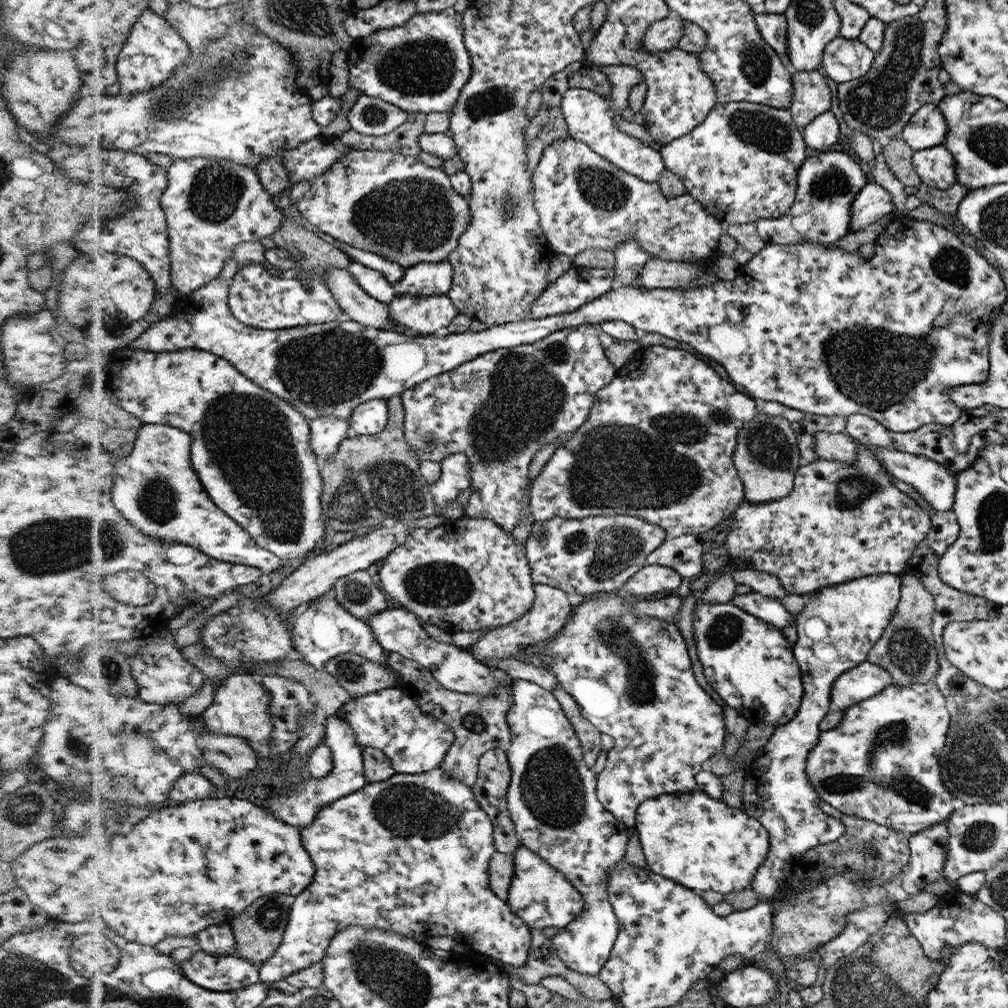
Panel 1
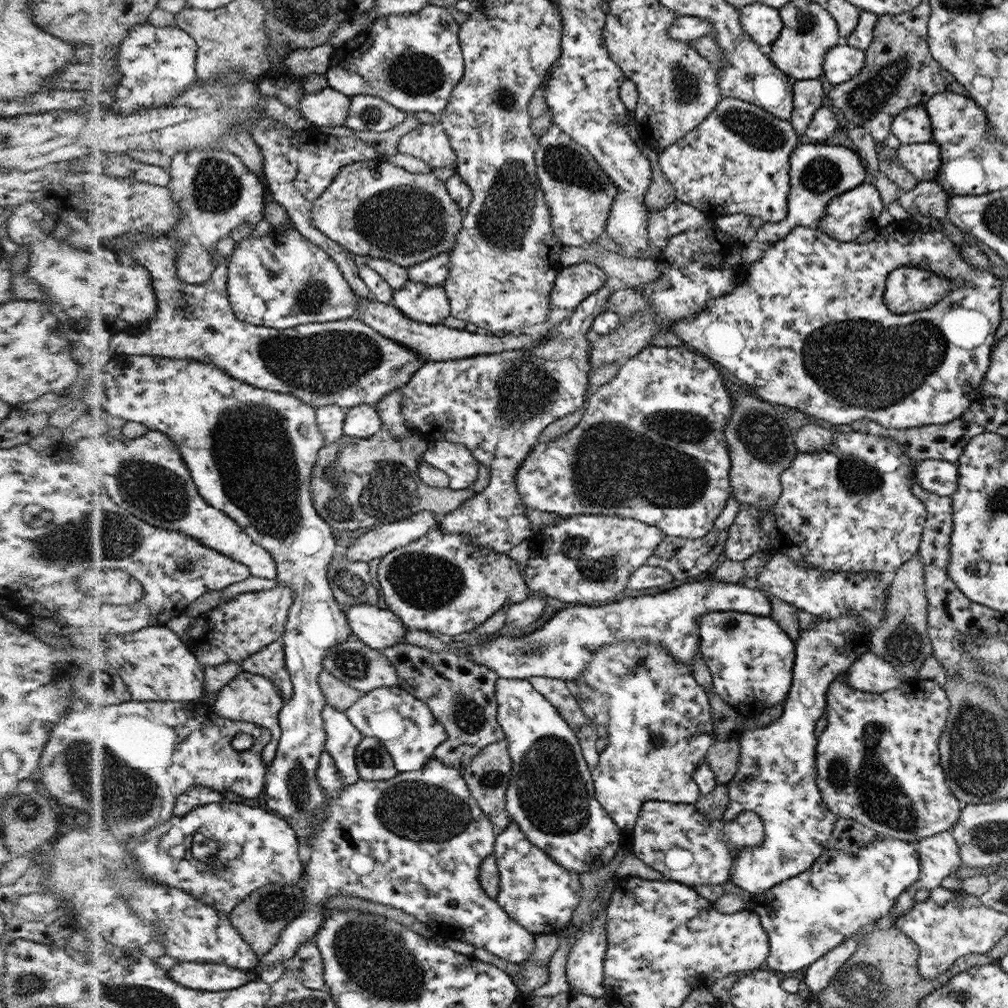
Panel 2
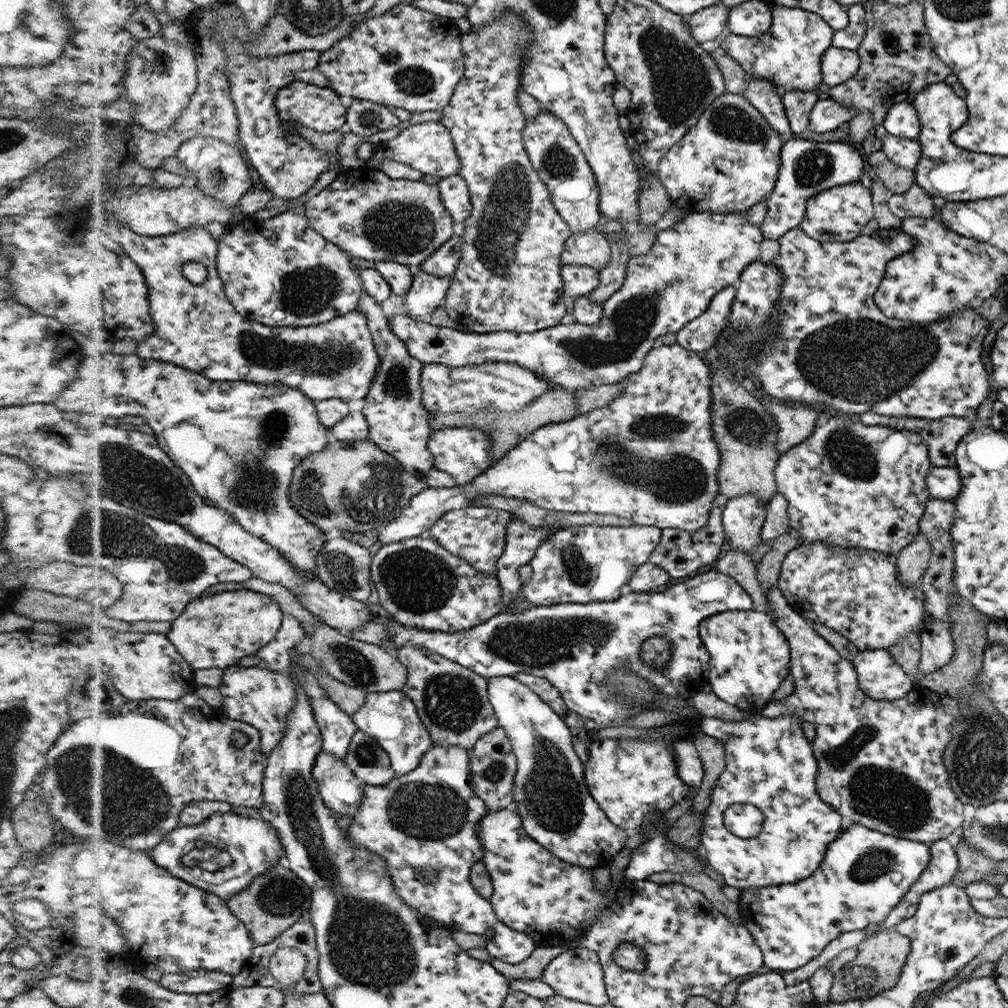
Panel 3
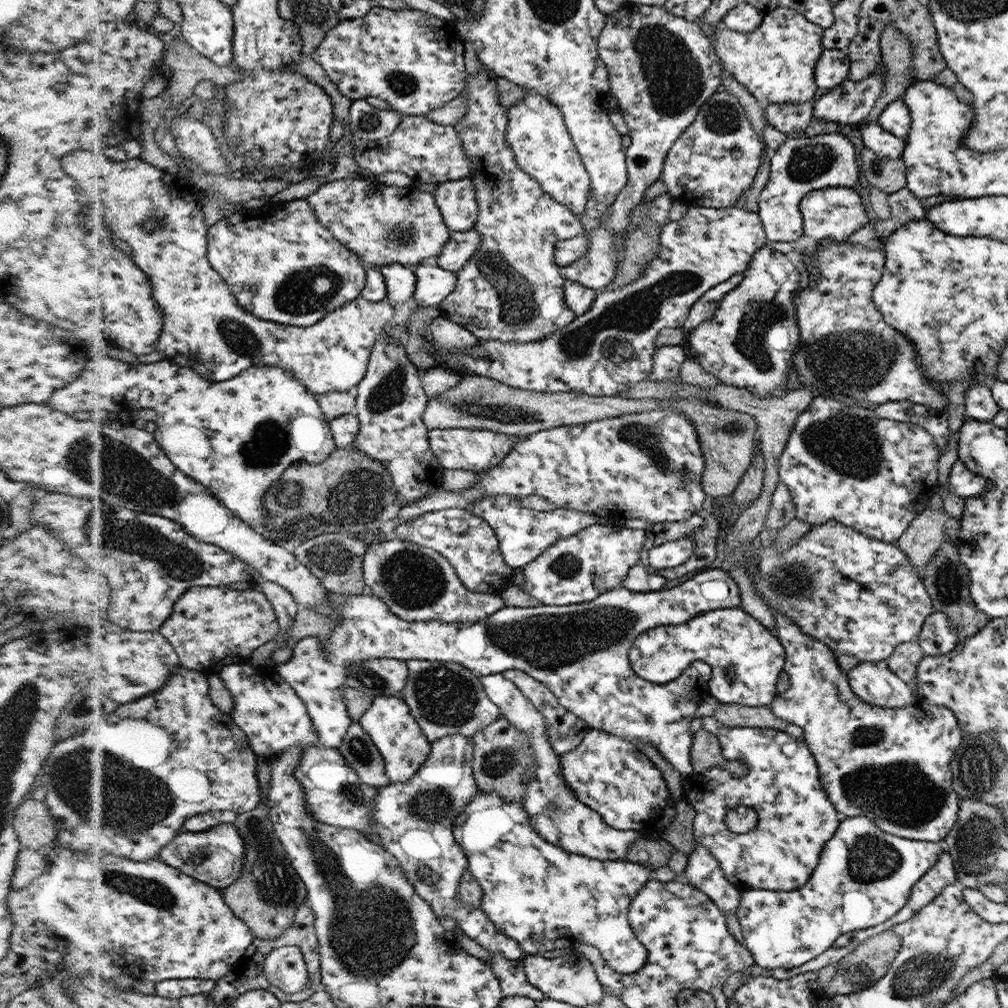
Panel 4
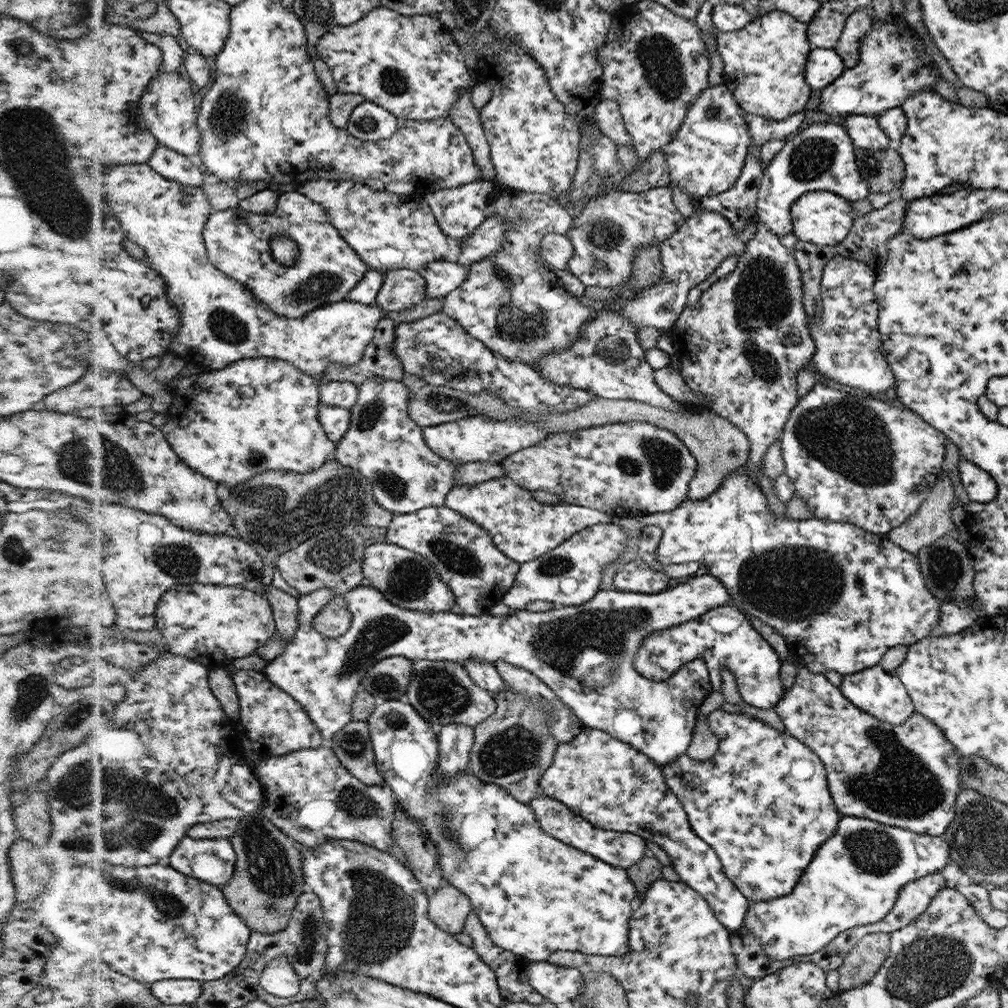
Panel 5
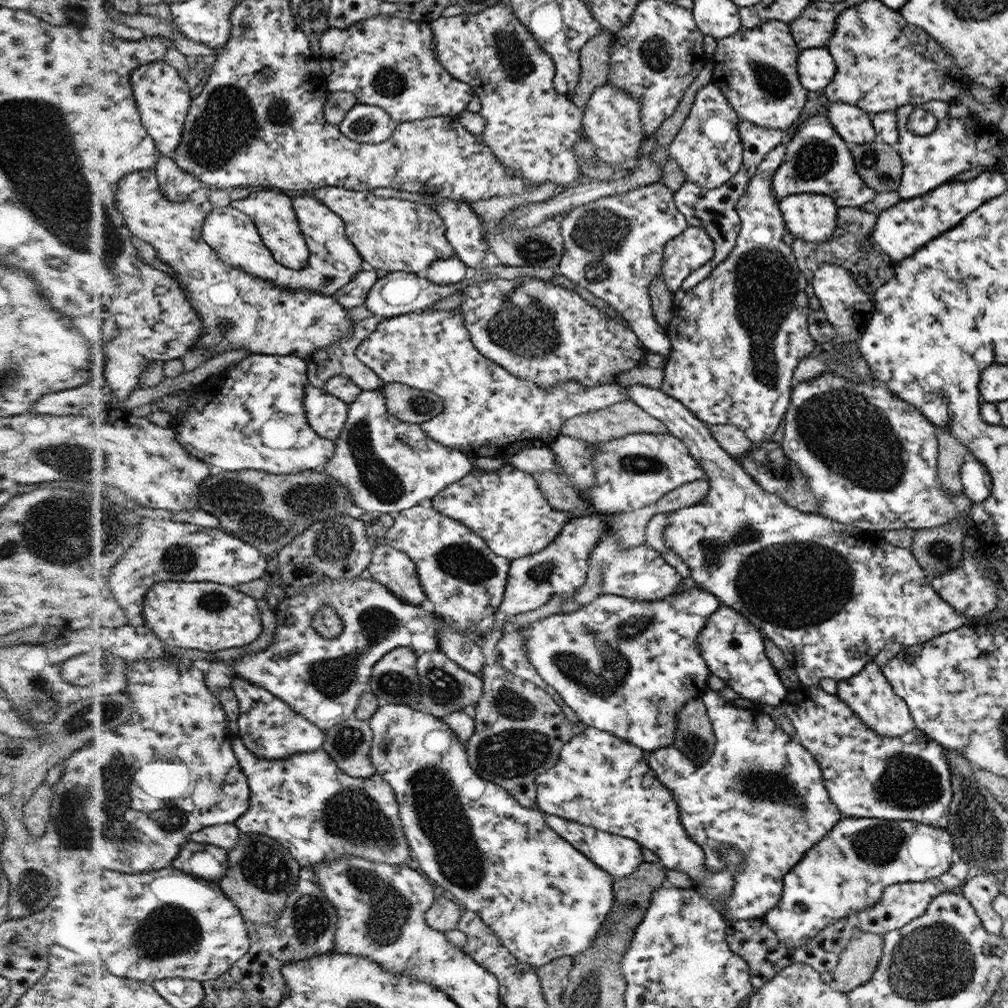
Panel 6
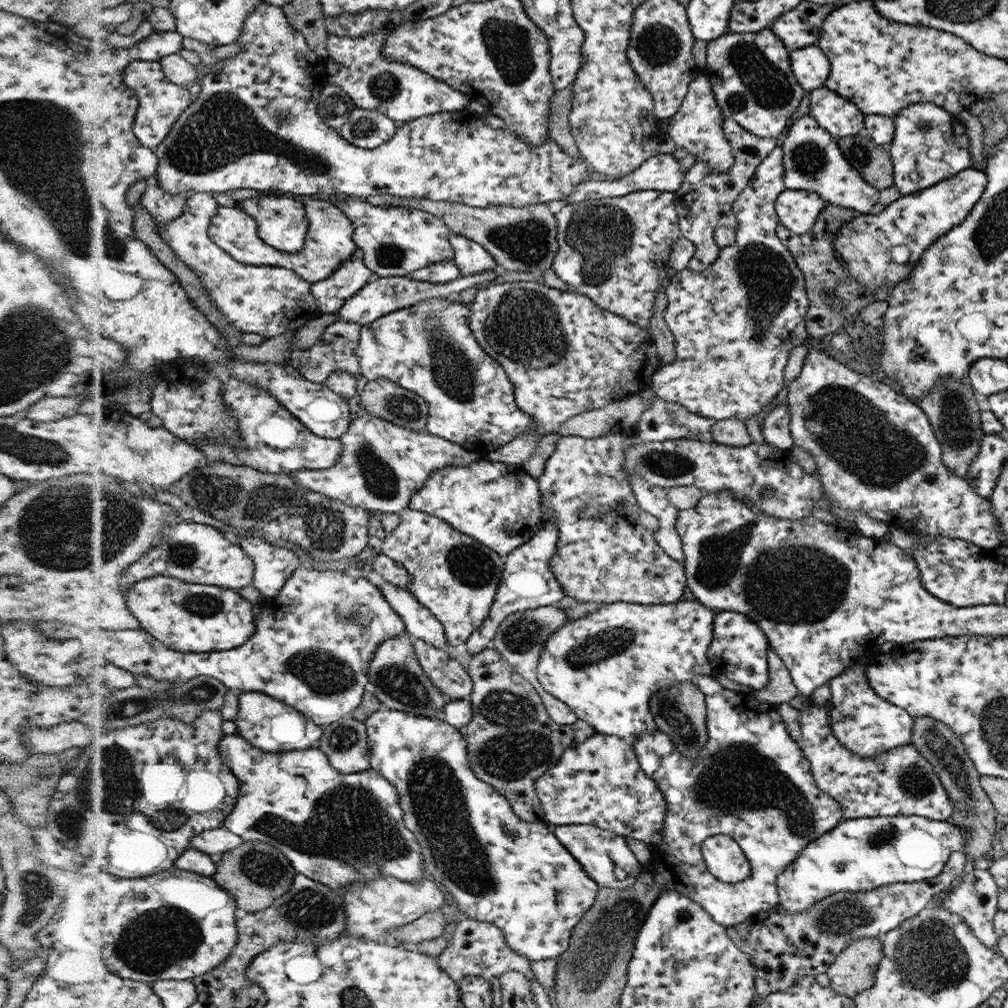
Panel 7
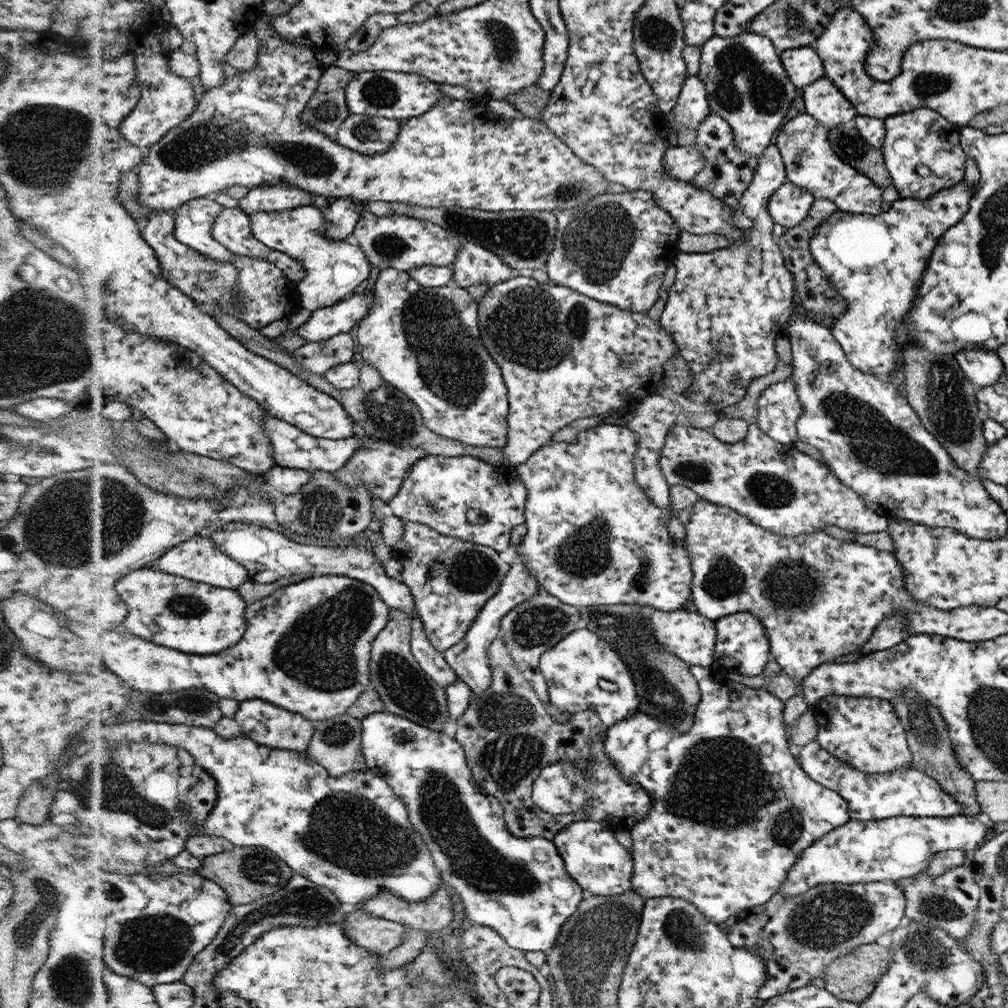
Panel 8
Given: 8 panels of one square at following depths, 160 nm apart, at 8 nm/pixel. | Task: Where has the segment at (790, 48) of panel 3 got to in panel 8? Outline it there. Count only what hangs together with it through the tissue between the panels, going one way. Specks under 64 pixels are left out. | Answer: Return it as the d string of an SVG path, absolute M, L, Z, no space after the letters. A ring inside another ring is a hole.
M744 32L731 37L714 35L701 46L697 76L706 82L711 112L727 120L734 129L736 145L743 152L759 158L771 146L796 96L795 84L783 67L774 41L760 33Z

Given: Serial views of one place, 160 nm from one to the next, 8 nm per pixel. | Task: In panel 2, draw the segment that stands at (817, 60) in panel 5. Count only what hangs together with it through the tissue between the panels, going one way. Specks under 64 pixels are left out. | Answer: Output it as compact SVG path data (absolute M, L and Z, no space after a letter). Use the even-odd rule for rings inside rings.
M840 42L827 52L824 59L824 77L829 87L852 82L866 64L866 52Z

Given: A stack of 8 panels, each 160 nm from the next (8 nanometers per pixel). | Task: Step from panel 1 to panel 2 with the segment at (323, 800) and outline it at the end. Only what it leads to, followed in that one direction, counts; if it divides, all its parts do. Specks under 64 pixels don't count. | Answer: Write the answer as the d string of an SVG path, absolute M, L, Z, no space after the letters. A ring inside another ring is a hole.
M326 705L323 717L329 734L327 750L336 759L340 776L343 777L346 786L358 783L360 778L356 752L364 740L363 733L351 723L345 712L334 705Z

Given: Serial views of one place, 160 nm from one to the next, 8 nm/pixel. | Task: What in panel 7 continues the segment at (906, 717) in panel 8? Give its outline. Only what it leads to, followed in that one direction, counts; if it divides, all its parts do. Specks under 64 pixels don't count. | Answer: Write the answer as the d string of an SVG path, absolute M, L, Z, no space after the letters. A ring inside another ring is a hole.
M929 716L914 717L913 732L911 743L931 761L954 802L954 814L949 820L969 834L967 846L963 851L972 860L981 858L992 849L992 838L996 832L996 821L994 820L997 809L994 808L993 801L982 787L980 772L975 768L971 757L967 755L962 741L943 722Z

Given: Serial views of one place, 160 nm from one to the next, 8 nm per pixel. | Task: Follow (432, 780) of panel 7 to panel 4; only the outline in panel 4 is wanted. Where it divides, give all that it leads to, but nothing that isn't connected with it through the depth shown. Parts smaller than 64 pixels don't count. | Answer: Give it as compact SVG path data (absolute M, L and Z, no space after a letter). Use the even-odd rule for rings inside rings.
M380 696L373 698L372 705L360 717L359 722L371 735L379 747L386 765L386 773L391 782L408 782L426 762L431 754L431 741L422 731L422 726L415 719L410 706L400 697ZM480 790L466 811L455 820L455 840L464 848L470 874L483 889L480 909L488 914L496 929L508 939L520 942L520 949L528 955L544 955L551 950L575 950L580 944L594 945L615 972L634 974L647 965L648 950L631 928L627 913L632 900L652 877L649 866L622 859L601 861L561 849L544 840L532 828L530 814L524 807L509 803L494 793Z

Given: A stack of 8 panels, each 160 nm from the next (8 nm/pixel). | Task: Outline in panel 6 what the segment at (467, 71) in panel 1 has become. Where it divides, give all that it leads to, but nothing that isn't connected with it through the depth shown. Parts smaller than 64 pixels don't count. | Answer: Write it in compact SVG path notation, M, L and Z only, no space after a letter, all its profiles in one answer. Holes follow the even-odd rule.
M376 16L368 20L357 22L350 28L340 29L331 28L328 32L324 33L322 37L322 46L324 55L322 58L328 60L332 64L333 73L329 76L329 88L332 92L346 91L352 93L358 103L376 105L385 109L397 122L414 122L422 119L427 119L433 116L457 116L466 111L468 103L474 98L474 89L472 86L460 81L459 78L452 77L452 74L448 73L447 69L443 67L442 61L436 57L435 43L434 43L434 31L432 31L431 25L427 22L408 22L402 18L390 18L390 16Z

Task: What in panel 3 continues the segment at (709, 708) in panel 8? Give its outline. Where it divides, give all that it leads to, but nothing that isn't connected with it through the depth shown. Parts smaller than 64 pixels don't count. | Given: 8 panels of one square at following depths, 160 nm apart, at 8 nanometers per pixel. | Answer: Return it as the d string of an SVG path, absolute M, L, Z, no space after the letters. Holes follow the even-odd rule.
M758 716L736 722L714 717L703 717L700 732L723 741L726 748L726 770L719 776L711 794L711 805L705 810L701 824L701 847L706 849L710 866L722 874L725 884L734 888L751 889L792 884L808 878L820 866L828 844L841 832L843 815L826 804L818 791L818 761L811 741L803 731L804 720L799 716L778 718ZM744 802L763 812L763 828L753 839L732 835L722 821L724 810L730 804Z

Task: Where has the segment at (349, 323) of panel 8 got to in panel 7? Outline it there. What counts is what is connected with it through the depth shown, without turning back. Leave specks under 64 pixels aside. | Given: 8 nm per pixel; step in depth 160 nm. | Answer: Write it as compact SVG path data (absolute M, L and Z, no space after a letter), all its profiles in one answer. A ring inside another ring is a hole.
M496 269L478 272L475 275L464 276L461 274L458 279L451 280L446 284L432 284L416 280L411 276L389 276L377 277L367 284L358 294L351 296L344 307L339 312L339 320L342 322L355 322L356 324L374 323L375 320L384 315L390 315L391 312L399 311L401 308L415 306L416 303L422 303L426 299L453 297L462 290L470 288L481 282L490 282L496 278Z

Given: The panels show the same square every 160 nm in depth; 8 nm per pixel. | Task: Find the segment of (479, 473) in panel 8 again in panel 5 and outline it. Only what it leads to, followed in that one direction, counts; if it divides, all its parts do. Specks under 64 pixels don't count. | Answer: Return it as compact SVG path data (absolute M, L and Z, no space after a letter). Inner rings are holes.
M509 476L468 484L468 486L455 486L447 496L445 506L455 509L464 517L475 521L480 528L486 529L492 536L494 543L511 560L524 563L539 559L566 542L572 535L576 535L583 528L595 524L610 523L610 513L600 512L596 509L561 502L559 505L536 502L532 492L516 484Z

